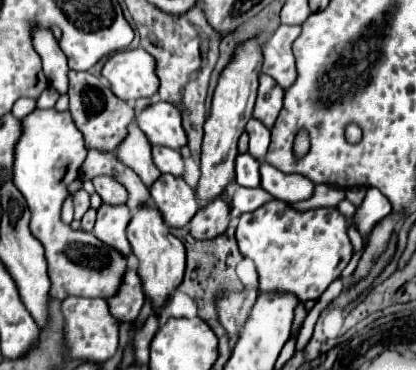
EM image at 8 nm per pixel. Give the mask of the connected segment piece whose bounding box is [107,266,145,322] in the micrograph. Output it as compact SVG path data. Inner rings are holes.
M131 266L123 278L121 284L121 292L113 298L107 300L111 314L117 316L121 322L129 322L135 320L145 304L145 292L141 286L141 278L137 274L137 270Z

